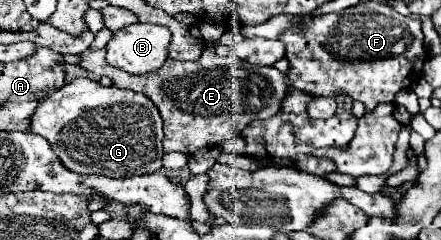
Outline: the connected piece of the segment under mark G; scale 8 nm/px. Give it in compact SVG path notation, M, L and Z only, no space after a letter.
M73 79L59 91L47 95L43 103L39 103L35 115L31 115L31 133L45 137L55 155L61 159L63 167L75 173L107 175L123 179L127 175L145 175L161 169L163 121L157 107L143 93L119 89L115 85L103 87L99 81L93 79Z

